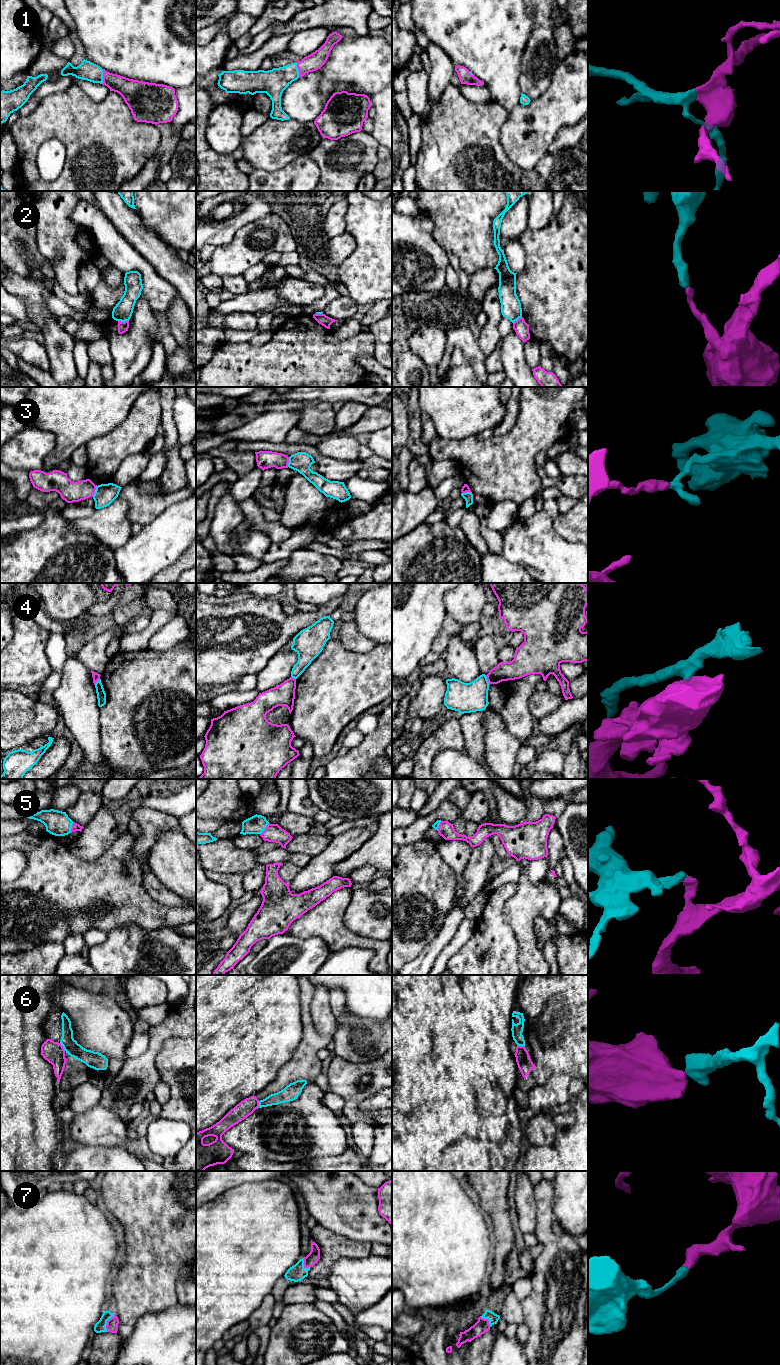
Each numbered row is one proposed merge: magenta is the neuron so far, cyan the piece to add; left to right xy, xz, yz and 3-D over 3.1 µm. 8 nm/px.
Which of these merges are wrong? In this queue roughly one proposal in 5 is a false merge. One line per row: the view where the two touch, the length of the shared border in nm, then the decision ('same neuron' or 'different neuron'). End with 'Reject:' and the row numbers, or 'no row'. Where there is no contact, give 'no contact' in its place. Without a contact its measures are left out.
1: meets magenta in xy; contact 120 nm long; same neuron
2: meets magenta in xy; contact 90 nm long; different neuron
3: meets magenta in xy; contact 100 nm long; different neuron
4: meets magenta in yz; contact 90 nm long; different neuron
5: meets magenta in xz; contact 120 nm long; same neuron
6: meets magenta in xy; contact 80 nm long; different neuron
7: meets magenta in xy; contact 160 nm long; same neuron
Reject: 2, 3, 4, 6

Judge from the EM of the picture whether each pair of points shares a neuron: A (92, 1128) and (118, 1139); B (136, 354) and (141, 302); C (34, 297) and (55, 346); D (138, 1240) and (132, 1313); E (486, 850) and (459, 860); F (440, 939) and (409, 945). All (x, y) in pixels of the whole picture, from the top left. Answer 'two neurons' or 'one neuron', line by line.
A: one neuron
B: one neuron
C: one neuron
D: one neuron
E: two neurons
F: two neurons

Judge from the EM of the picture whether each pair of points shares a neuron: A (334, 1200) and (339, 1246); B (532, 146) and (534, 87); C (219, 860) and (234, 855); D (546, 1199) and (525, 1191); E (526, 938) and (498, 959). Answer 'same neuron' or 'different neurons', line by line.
A: different neurons
B: different neurons
C: same neuron
D: different neurons
E: different neurons

